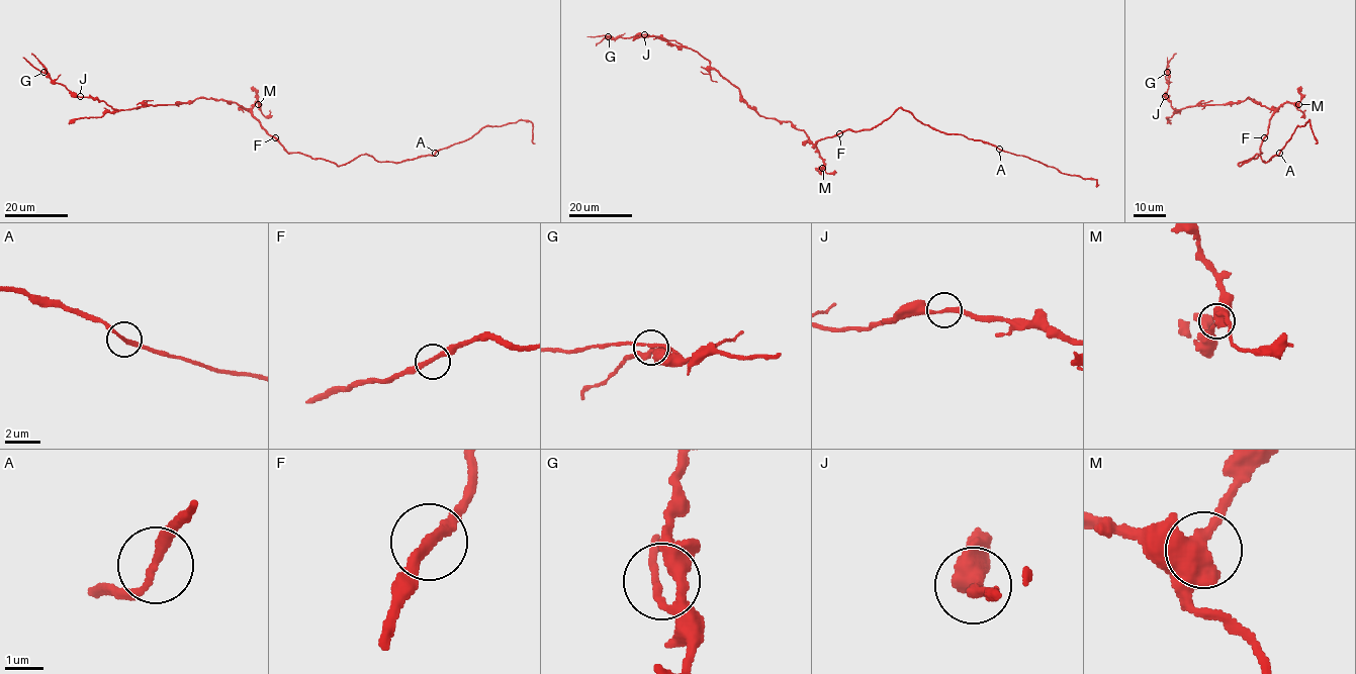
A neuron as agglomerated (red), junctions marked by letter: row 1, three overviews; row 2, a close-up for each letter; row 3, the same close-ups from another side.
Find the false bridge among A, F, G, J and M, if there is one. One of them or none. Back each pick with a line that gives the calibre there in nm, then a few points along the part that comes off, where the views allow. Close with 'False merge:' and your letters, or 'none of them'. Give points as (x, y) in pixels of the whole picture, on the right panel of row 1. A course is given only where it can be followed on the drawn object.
False merge: none of them

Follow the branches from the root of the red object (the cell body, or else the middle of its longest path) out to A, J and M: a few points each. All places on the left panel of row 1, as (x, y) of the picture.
A: (275, 138), (288, 153), (325, 159), (338, 166), (364, 154), (380, 162), (399, 163), (435, 153)
J: (275, 138), (249, 109), (224, 100), (199, 97), (174, 104), (117, 110), (97, 99), (80, 97)
M: (275, 138), (252, 113), (255, 104), (258, 104)

